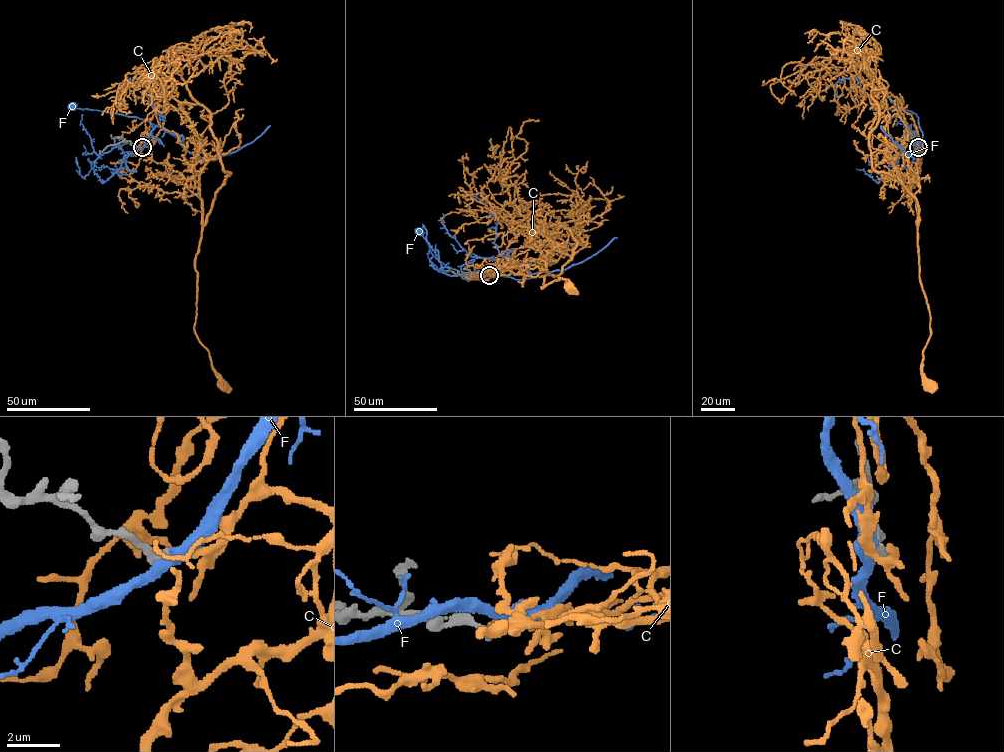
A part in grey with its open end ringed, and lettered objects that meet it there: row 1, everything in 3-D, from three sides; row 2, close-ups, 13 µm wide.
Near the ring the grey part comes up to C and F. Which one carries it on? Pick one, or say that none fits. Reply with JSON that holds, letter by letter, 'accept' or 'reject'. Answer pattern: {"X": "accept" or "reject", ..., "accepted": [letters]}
{"C": "accept", "F": "reject", "accepted": ["C"]}

